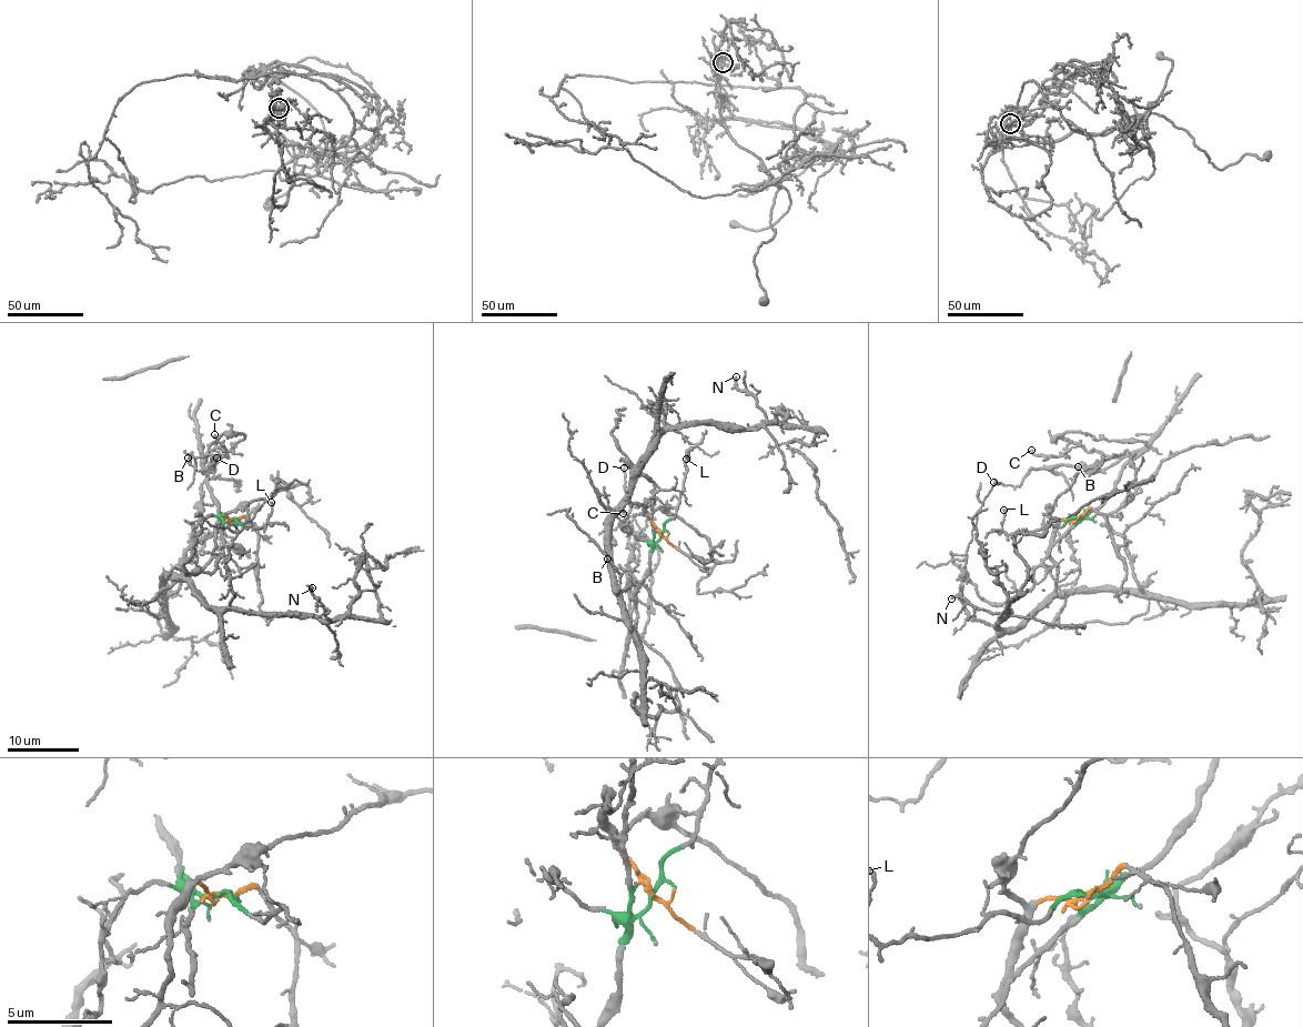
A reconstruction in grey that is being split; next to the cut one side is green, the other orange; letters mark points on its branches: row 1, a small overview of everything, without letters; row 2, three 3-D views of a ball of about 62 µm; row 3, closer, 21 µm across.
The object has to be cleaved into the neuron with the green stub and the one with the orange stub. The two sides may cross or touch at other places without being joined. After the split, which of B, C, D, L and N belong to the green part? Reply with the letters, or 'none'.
B, C, D, L

